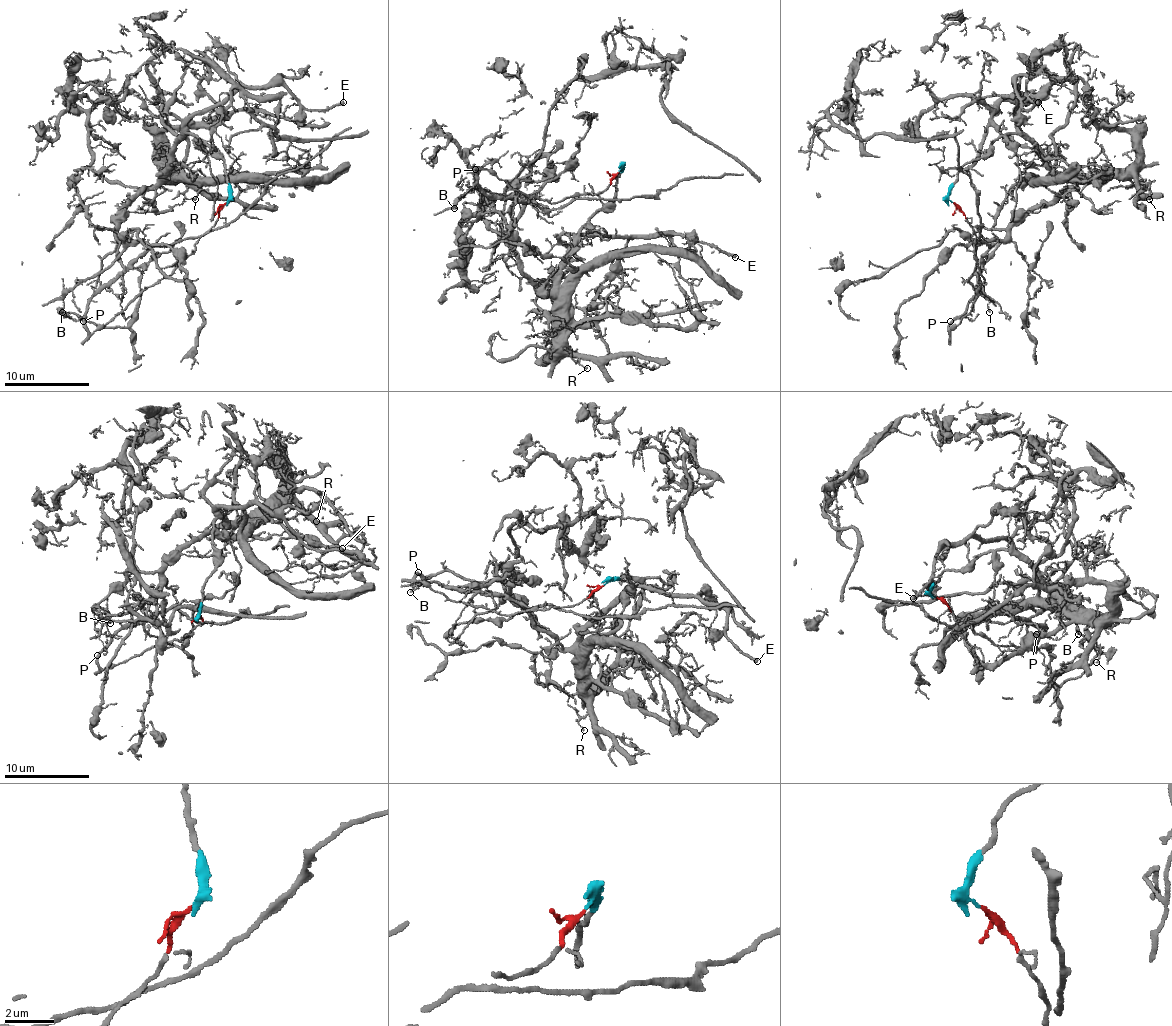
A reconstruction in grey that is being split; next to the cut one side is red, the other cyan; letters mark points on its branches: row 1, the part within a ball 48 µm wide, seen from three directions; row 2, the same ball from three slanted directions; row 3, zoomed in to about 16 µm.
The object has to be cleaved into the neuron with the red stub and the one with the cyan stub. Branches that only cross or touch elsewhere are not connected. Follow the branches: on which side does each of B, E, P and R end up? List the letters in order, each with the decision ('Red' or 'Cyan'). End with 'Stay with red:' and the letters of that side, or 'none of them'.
B: Cyan
E: Cyan
P: Red
R: Cyan
Stay with red: P

